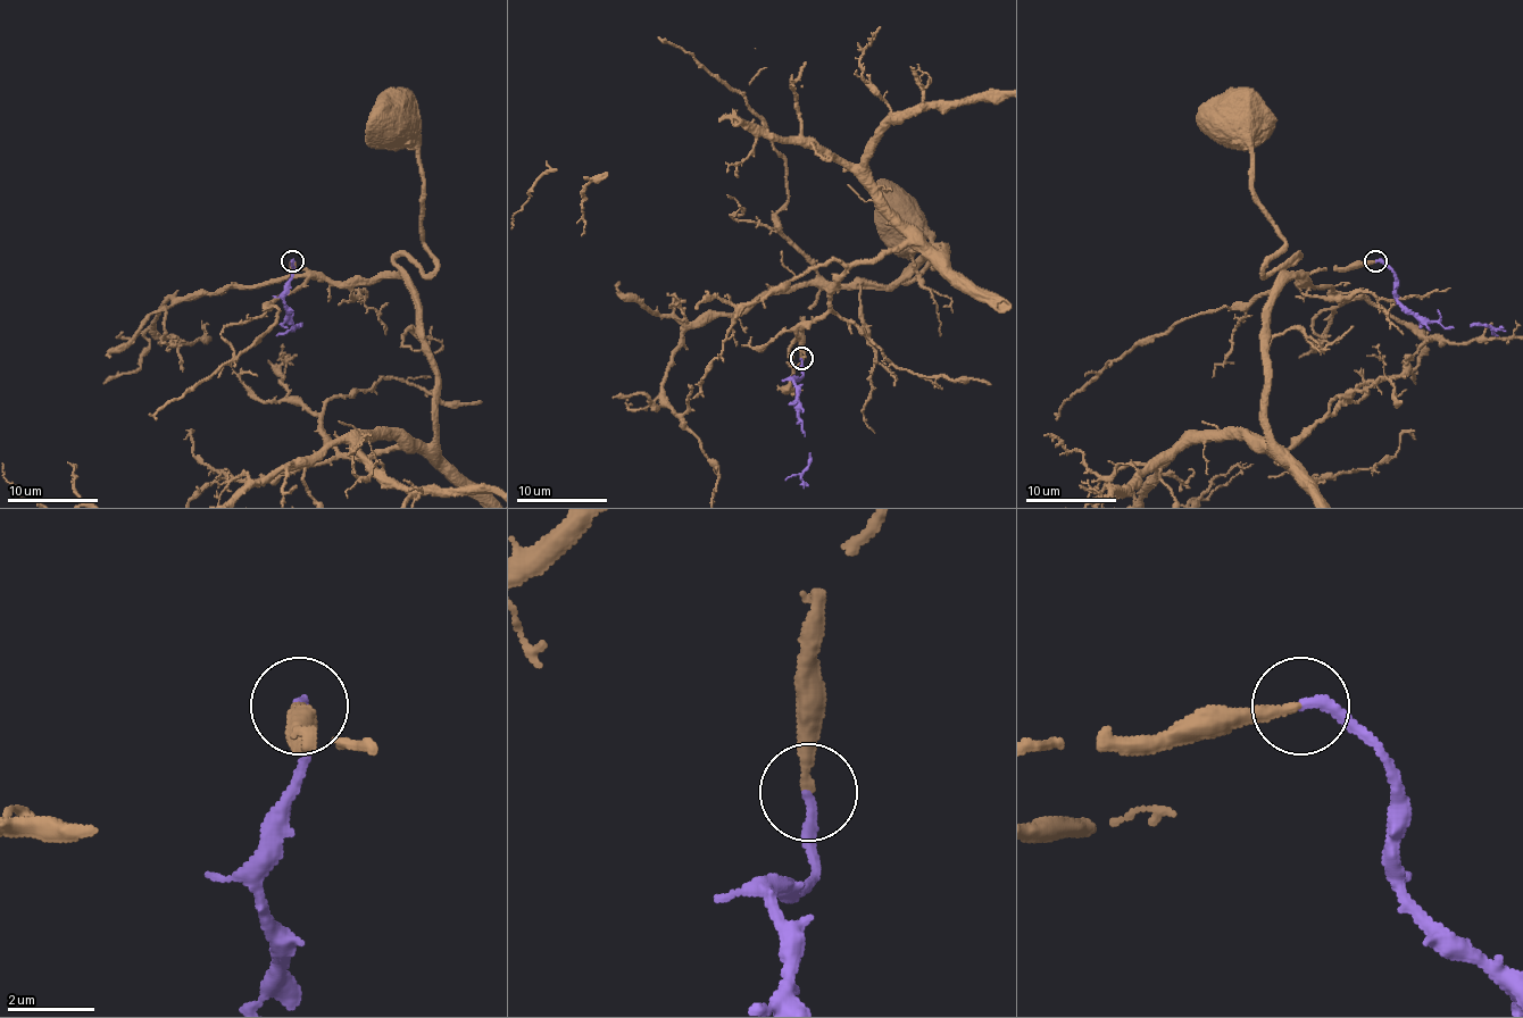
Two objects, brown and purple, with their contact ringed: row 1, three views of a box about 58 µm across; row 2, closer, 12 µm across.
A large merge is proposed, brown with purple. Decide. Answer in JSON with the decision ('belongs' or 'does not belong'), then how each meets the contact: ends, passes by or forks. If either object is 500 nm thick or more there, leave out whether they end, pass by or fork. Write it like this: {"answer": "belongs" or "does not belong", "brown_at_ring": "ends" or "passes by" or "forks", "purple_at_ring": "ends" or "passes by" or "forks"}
{"answer": "belongs", "brown_at_ring": "ends", "purple_at_ring": "ends"}

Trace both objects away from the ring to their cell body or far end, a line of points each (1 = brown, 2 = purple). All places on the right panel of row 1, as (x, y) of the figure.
1: (1375, 260), (1303, 281), (1284, 269), (1291, 256), (1264, 274), (1284, 238), (1254, 190), (1254, 157), (1224, 125)
2: (1375, 260), (1391, 272), (1398, 299), (1415, 315), (1445, 328), (1481, 326), (1497, 335)

